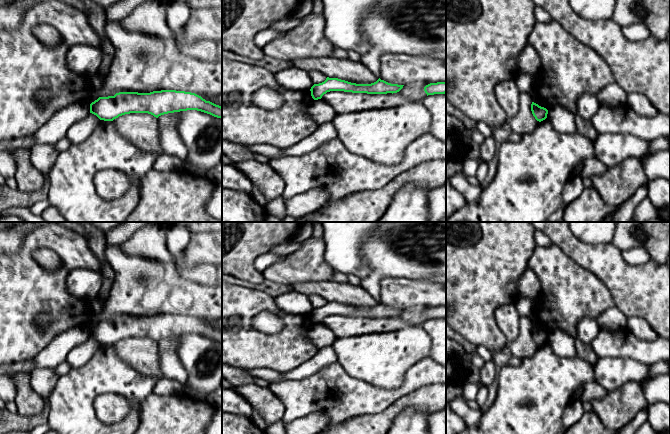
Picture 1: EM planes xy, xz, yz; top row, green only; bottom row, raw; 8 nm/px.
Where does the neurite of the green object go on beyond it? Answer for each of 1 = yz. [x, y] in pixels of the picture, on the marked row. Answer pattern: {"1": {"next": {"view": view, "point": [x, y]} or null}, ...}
{"1": {"next": null}}

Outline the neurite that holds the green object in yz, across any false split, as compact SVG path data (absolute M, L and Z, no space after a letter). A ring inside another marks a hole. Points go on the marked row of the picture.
M532 102L531 111L535 119L539 122L547 118L548 110L544 107L539 106L538 104Z

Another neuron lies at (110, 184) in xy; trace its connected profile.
M104 169L95 175L94 185L102 198L113 200L128 192L131 187L131 180L122 171Z

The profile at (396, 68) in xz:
M405 53L380 55L380 76L391 84L408 85L417 81L446 82L446 61Z

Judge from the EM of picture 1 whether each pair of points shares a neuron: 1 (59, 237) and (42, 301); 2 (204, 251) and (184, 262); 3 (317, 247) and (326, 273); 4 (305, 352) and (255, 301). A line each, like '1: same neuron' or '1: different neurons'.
1: same neuron
2: same neuron
3: same neuron
4: same neuron

